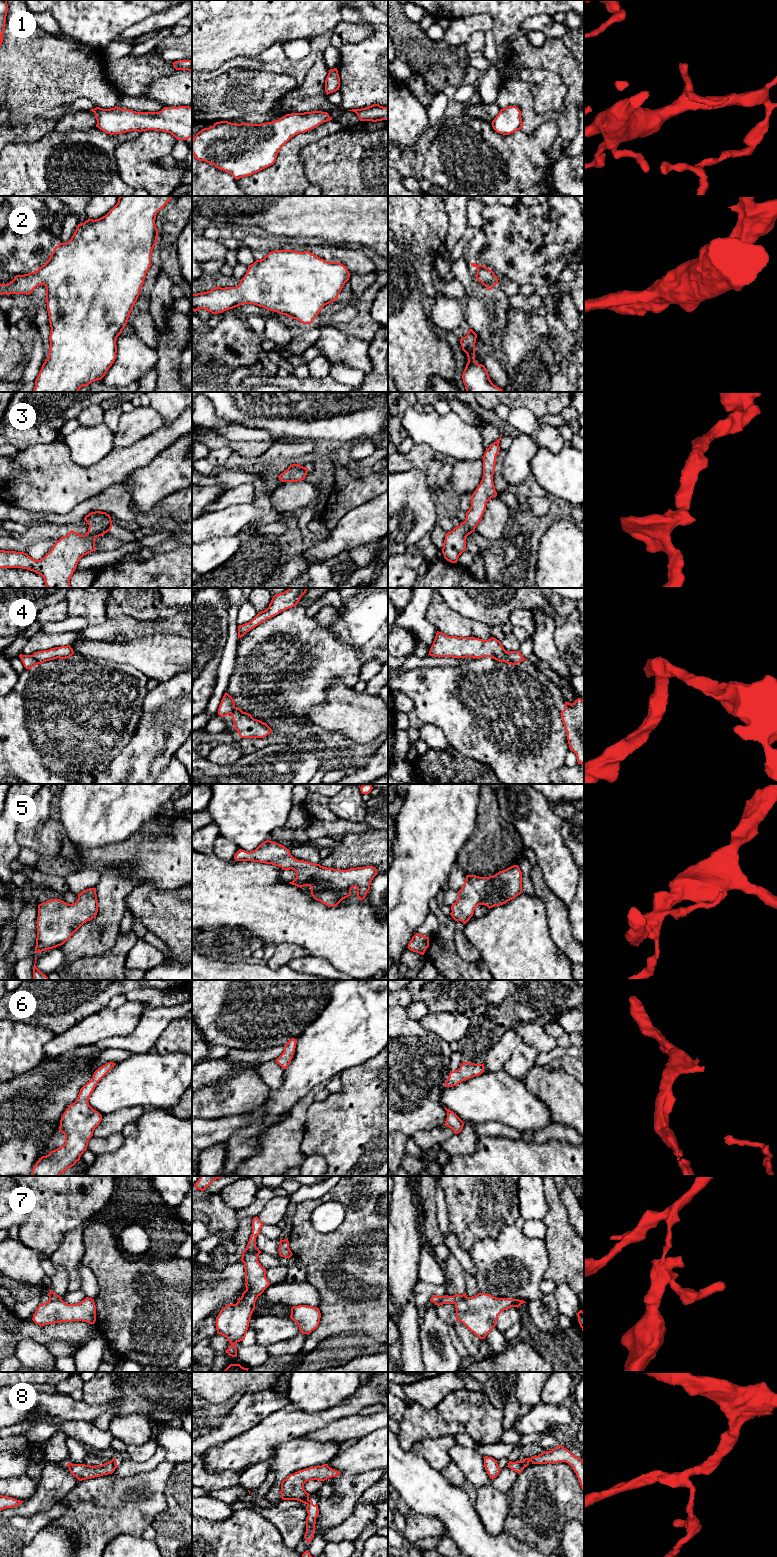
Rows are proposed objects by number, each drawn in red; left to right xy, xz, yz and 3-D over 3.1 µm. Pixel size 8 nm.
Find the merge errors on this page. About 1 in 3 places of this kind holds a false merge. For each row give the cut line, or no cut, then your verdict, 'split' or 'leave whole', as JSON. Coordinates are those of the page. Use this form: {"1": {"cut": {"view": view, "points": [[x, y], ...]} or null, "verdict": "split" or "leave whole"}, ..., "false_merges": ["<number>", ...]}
{"1": {"cut": null, "verdict": "leave whole"}, "2": {"cut": null, "verdict": "leave whole"}, "3": {"cut": null, "verdict": "leave whole"}, "4": {"cut": null, "verdict": "leave whole"}, "5": {"cut": null, "verdict": "leave whole"}, "6": {"cut": null, "verdict": "leave whole"}, "7": {"cut": {"view": "yz", "points": [[466, 1296], [454, 1303]]}, "verdict": "split"}, "8": {"cut": {"view": "yz", "points": [[517, 1461], [524, 1467]]}, "verdict": "split"}, "false_merges": ["7", "8"]}

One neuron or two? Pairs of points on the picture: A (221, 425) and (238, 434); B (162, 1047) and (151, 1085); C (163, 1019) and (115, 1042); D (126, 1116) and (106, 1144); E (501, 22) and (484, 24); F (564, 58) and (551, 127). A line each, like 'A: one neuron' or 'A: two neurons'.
A: one neuron
B: two neurons
C: one neuron
D: two neurons
E: two neurons
F: two neurons

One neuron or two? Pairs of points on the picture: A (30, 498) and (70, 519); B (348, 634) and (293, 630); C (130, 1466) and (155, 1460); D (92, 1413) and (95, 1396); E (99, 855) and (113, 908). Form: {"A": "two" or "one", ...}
{"A": "two", "B": "two", "C": "one", "D": "two", "E": "two"}

